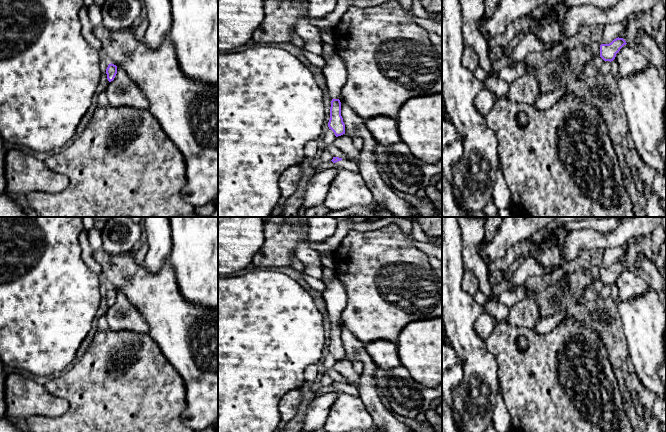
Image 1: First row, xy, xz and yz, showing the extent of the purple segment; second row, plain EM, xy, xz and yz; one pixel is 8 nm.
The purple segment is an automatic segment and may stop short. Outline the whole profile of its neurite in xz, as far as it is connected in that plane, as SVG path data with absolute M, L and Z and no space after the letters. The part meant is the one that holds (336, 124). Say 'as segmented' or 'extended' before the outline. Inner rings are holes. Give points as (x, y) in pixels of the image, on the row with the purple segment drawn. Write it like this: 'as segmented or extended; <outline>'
extended; M322 52L321 57L325 60L322 72L327 81L329 95L332 98L328 127L338 137L345 134L345 124L341 116L341 102L339 98L347 80L347 70L342 58L337 53L325 55Z

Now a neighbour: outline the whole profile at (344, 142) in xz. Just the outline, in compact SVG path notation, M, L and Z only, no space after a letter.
M345 133L341 136L336 137L333 144L343 153L351 156L359 164L360 151L354 147L352 137Z

